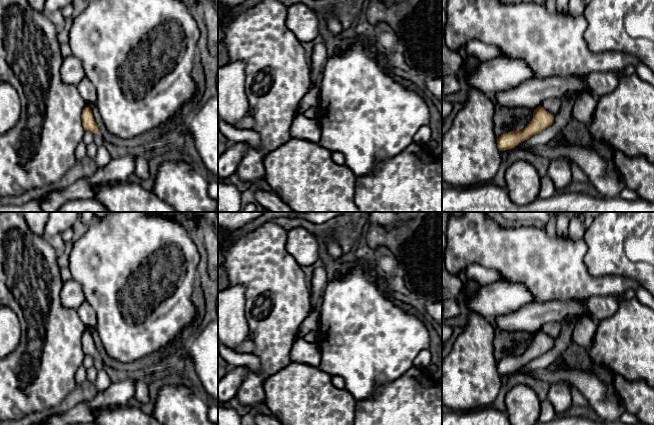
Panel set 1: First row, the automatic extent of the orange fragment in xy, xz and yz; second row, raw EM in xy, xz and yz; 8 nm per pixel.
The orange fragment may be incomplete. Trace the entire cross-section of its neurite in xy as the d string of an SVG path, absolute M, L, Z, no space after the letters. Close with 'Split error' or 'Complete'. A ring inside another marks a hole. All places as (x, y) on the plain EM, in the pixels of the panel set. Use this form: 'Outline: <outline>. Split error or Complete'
Outline: M85 331L81 338L82 350L84 355L98 357L98 350L93 341L93 337L89 331Z. Complete

